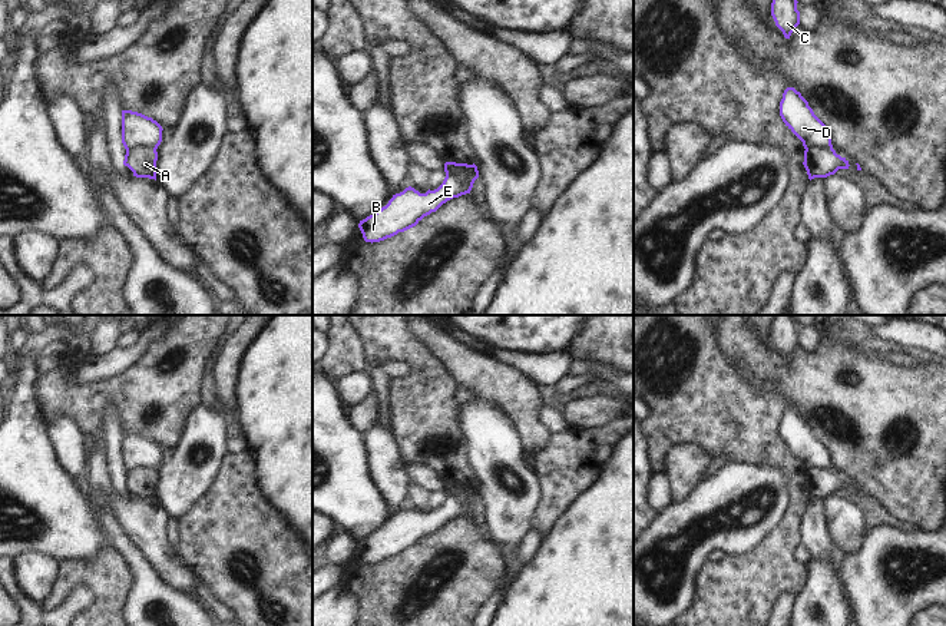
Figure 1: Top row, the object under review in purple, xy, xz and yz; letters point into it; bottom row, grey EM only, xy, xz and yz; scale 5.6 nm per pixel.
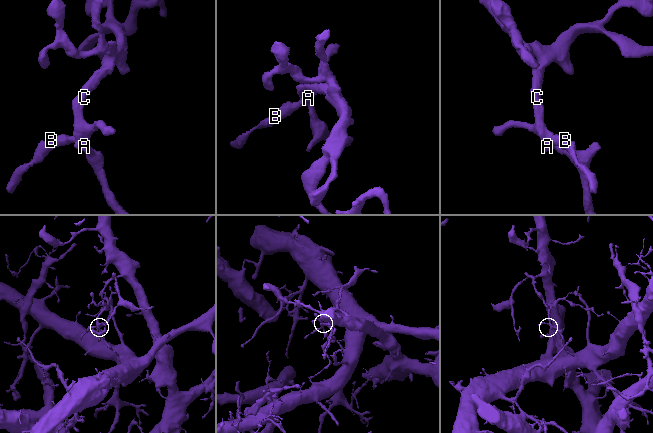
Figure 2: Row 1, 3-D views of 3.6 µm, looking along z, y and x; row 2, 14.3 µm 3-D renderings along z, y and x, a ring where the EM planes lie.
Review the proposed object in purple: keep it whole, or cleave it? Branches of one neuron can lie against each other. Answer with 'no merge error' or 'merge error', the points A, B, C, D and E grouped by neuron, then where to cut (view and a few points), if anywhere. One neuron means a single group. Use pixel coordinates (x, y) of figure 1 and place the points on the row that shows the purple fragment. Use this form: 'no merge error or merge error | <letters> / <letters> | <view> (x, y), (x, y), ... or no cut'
merge error | A / B C D E | xy (155, 148), (129, 148), (126, 151)

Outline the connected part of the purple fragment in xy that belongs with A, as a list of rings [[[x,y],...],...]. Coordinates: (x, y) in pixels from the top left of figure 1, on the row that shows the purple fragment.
[[[153,148],[126,150],[123,165],[128,166],[133,176],[149,178],[156,180],[158,152]]]

